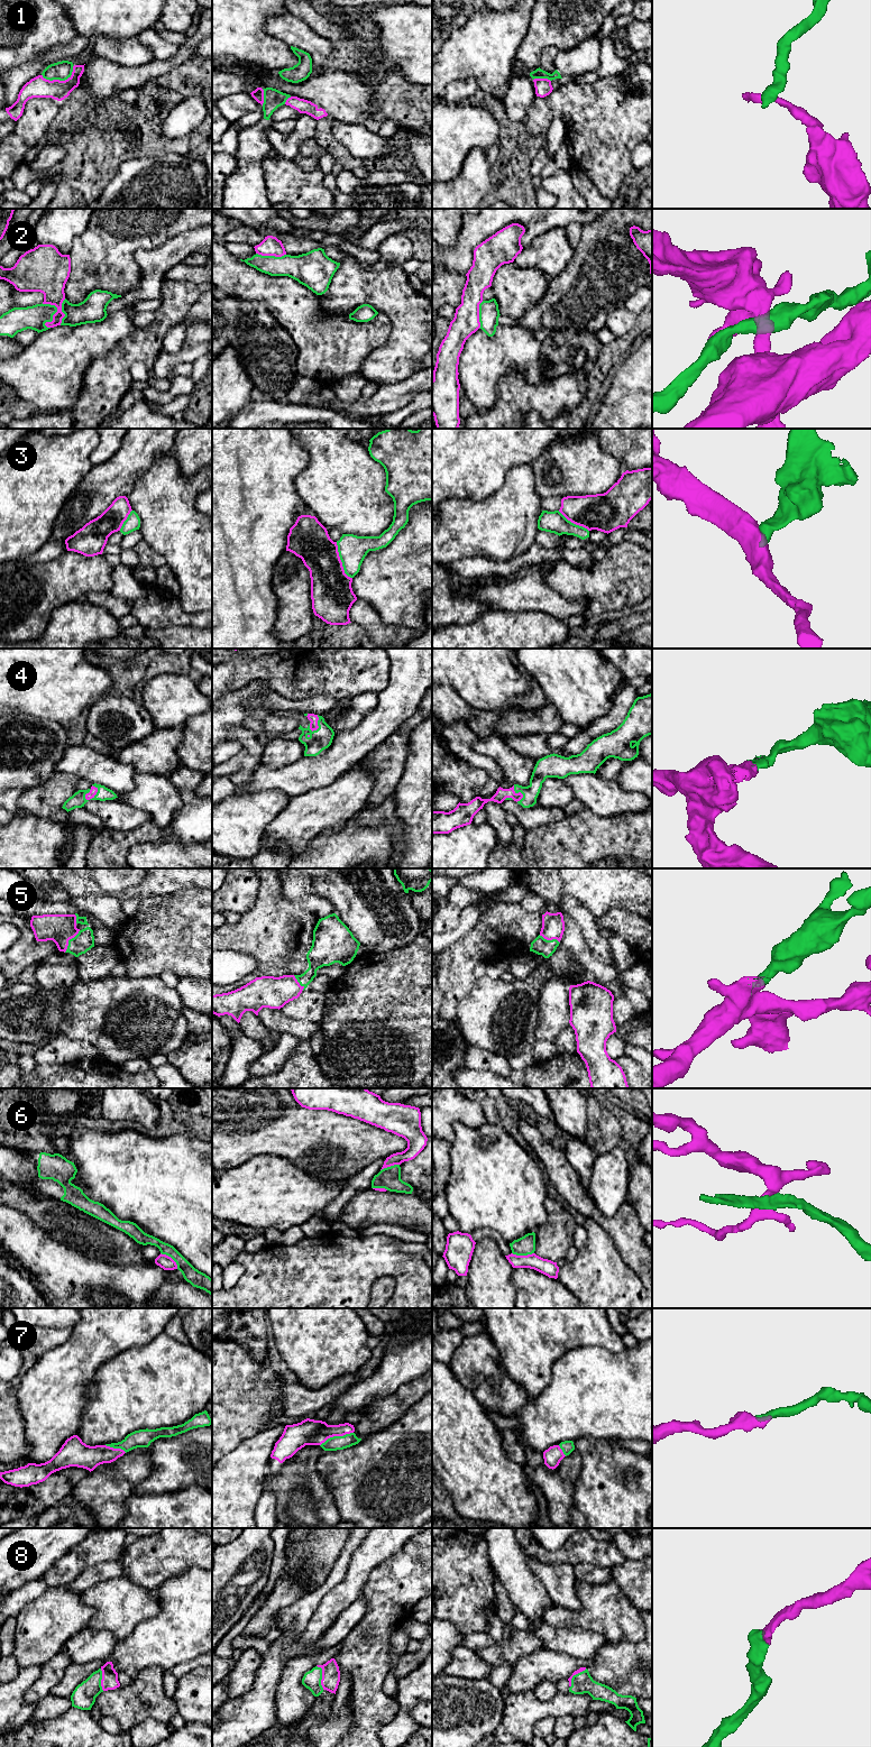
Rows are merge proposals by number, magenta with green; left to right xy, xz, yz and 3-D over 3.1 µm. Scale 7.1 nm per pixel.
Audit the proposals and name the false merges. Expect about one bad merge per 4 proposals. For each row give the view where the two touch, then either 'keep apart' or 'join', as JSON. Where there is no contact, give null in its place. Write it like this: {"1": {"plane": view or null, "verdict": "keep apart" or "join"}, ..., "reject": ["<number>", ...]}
{"1": {"plane": "xy", "verdict": "keep apart"}, "2": {"plane": "xy", "verdict": "keep apart"}, "3": {"plane": "xz", "verdict": "keep apart"}, "4": {"plane": "xy", "verdict": "join"}, "5": {"plane": "xy", "verdict": "join"}, "6": {"plane": "yz", "verdict": "keep apart"}, "7": {"plane": "xz", "verdict": "join"}, "8": {"plane": "xz", "verdict": "join"}, "reject": ["1", "2", "3", "6"]}

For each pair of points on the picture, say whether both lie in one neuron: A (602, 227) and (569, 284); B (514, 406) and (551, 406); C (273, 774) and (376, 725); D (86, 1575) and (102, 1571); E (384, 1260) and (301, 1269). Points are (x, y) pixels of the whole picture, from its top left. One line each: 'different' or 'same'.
A: same
B: same
C: same
D: same
E: same

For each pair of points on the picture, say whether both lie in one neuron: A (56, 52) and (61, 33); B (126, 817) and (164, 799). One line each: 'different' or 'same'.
A: different
B: different

